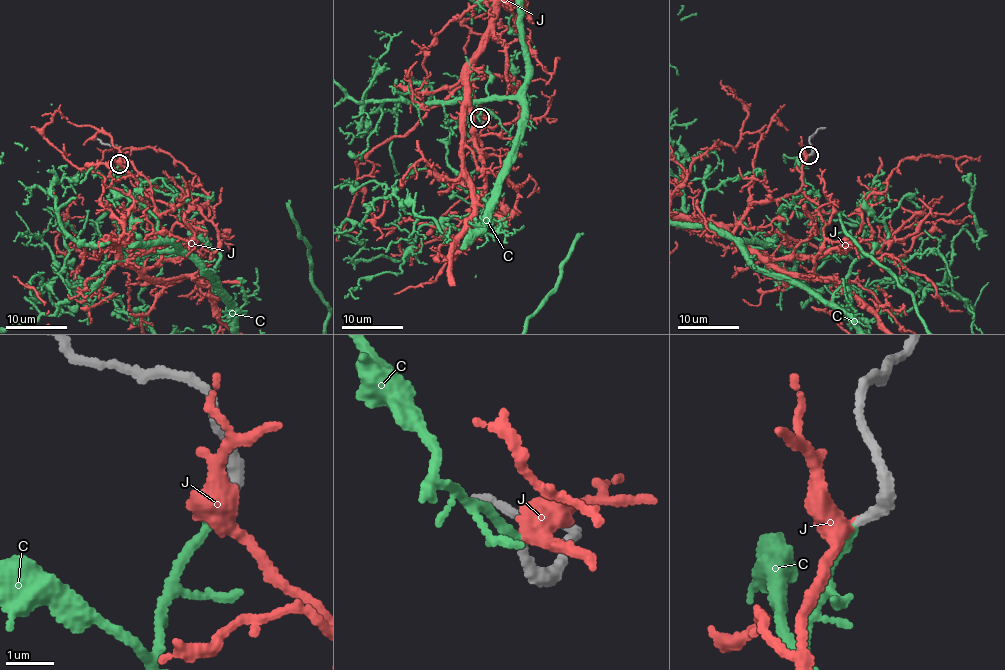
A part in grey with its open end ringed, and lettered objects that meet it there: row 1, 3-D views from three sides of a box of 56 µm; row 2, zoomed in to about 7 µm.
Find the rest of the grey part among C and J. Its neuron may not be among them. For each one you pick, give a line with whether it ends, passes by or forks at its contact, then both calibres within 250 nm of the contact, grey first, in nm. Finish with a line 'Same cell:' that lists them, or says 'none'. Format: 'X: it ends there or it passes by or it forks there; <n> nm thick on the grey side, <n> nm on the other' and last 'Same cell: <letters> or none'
C: it ends there; 200 nm thick on the grey side, 180 nm on the other
Same cell: C

